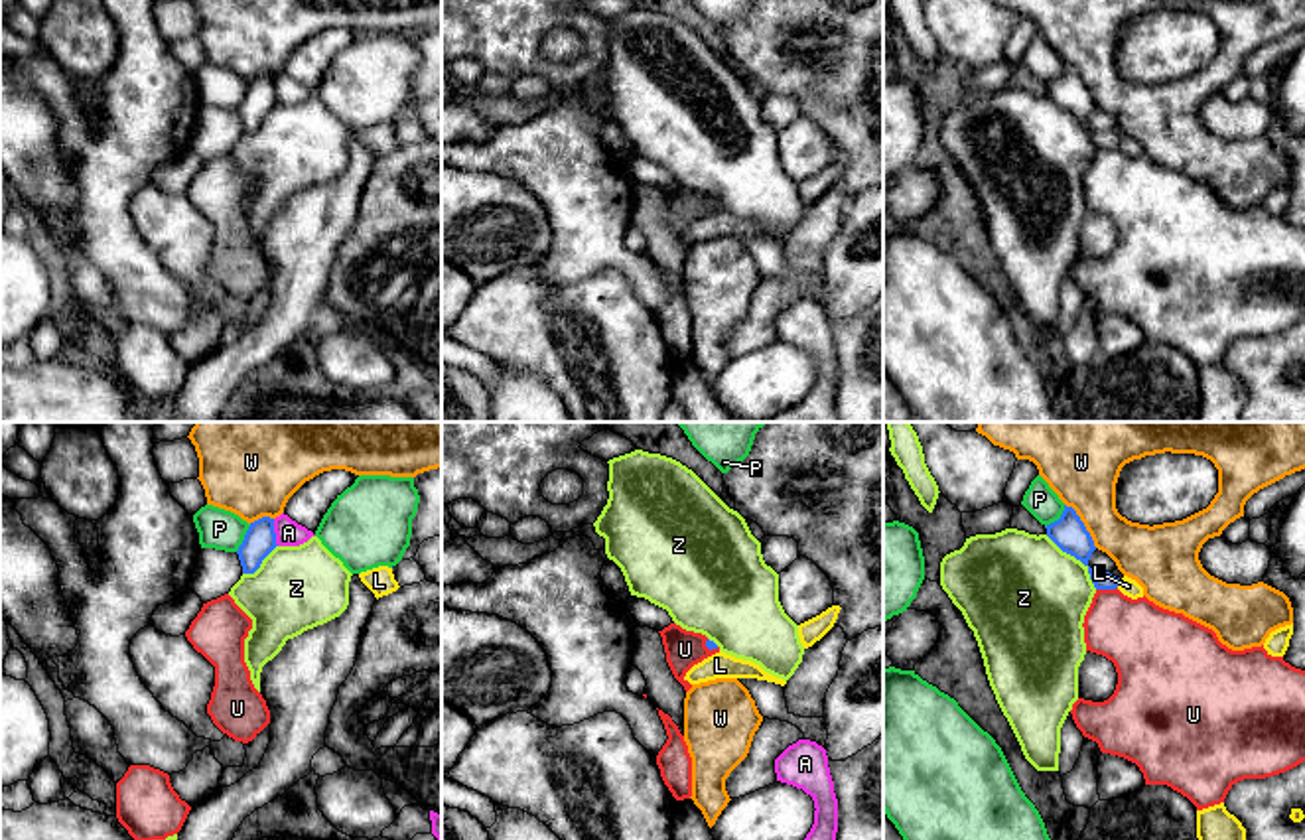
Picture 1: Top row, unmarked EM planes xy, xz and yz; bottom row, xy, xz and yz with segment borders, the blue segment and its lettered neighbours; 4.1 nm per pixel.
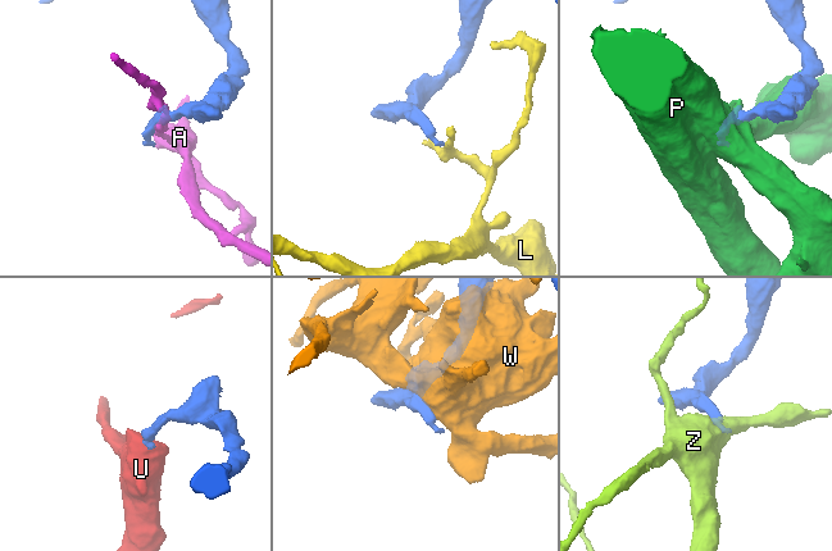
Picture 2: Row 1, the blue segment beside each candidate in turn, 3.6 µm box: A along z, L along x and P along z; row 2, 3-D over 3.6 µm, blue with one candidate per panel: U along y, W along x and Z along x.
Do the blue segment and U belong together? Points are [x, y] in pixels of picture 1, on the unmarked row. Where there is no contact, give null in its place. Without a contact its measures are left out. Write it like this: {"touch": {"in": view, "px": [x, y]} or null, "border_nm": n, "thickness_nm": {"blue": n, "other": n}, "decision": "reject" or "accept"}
{"touch": {"in": "yz", "px": [1106, 146]}, "border_nm": 90, "thickness_nm": {"blue": 130, "other": 300}, "decision": "reject"}

